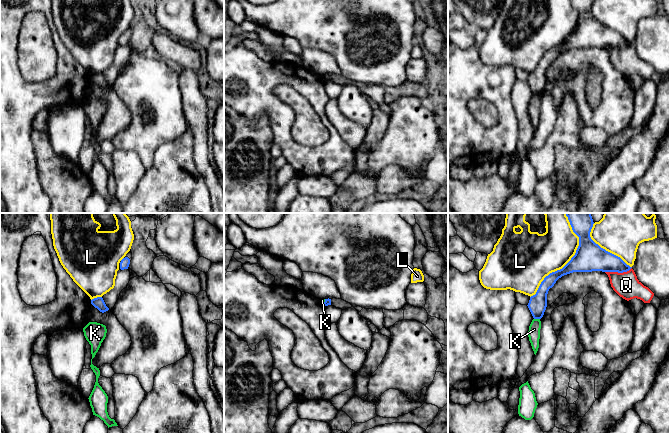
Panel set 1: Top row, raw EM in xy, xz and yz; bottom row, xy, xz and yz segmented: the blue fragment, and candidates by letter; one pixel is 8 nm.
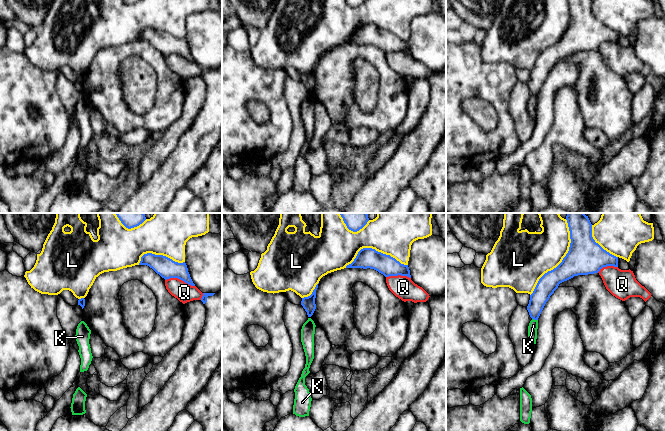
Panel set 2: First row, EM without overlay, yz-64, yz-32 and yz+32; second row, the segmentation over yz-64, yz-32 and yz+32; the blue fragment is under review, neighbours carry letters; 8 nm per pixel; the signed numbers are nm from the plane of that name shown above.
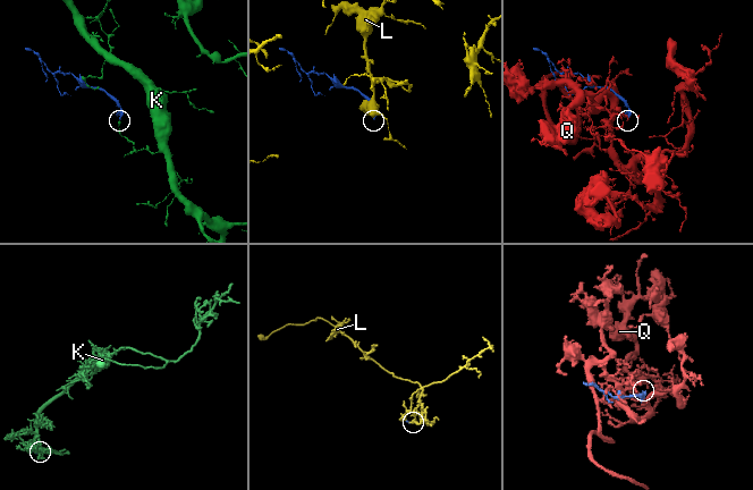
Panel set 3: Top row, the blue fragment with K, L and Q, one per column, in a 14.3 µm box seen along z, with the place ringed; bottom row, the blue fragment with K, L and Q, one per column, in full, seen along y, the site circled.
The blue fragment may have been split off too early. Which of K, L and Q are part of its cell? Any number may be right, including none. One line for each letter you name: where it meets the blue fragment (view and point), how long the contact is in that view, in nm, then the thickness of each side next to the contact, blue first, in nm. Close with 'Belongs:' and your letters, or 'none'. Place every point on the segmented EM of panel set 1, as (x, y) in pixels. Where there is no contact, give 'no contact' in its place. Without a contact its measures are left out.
Belongs: none

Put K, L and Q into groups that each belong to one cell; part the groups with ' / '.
K / L / Q

